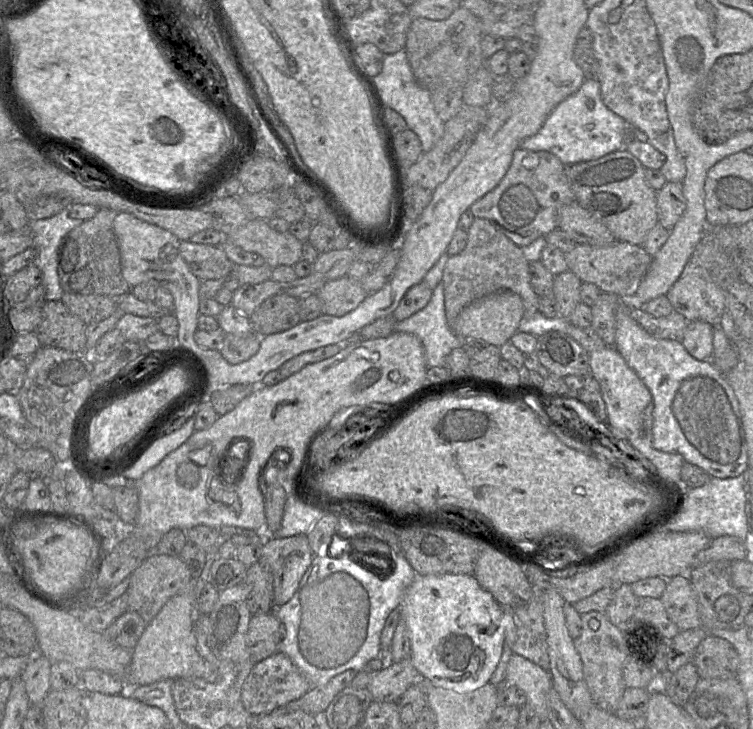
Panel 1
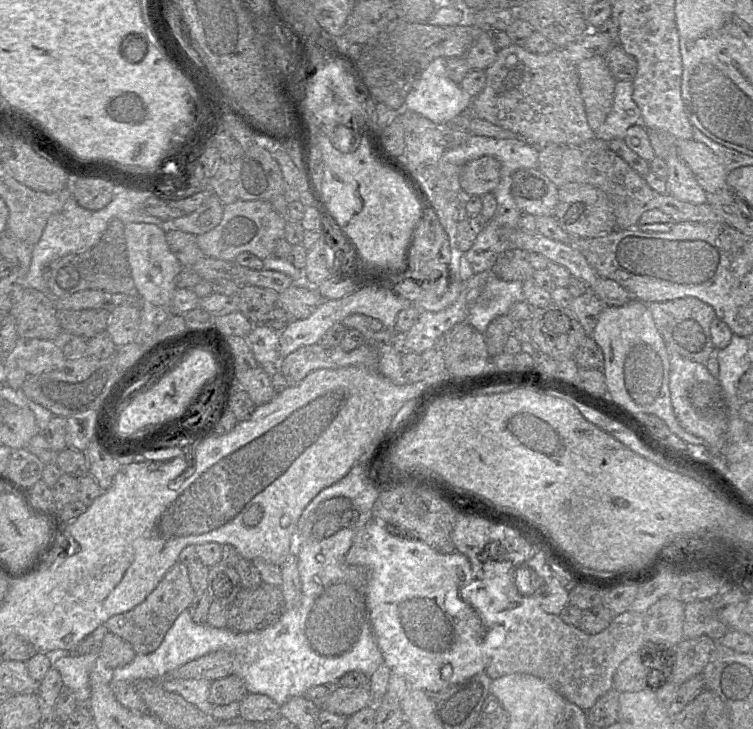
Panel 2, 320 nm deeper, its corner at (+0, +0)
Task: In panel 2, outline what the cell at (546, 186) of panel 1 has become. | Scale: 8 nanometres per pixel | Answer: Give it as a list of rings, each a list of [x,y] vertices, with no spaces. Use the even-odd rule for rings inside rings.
[[[483,156],[466,163],[460,169],[459,189],[464,196],[483,196],[492,192],[500,177],[500,162]]]

